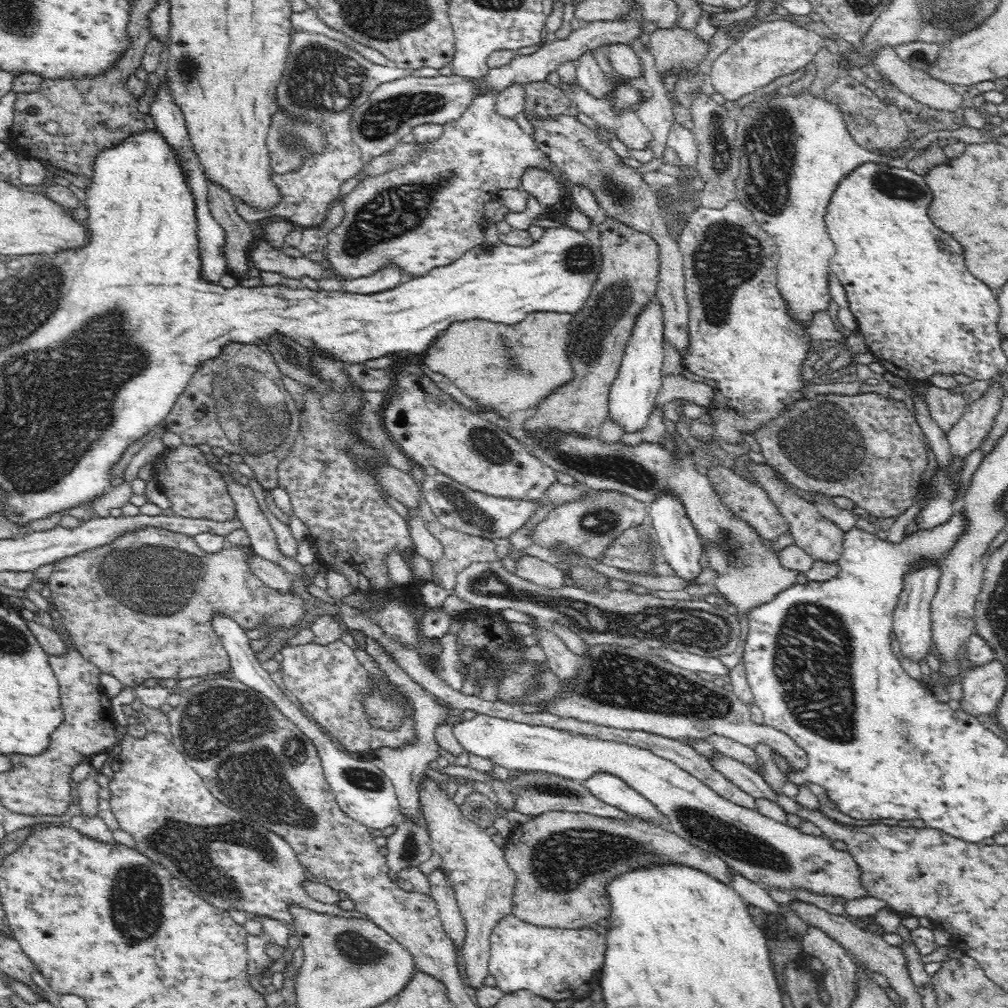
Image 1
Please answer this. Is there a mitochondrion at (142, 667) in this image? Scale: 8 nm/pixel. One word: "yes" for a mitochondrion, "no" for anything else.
no

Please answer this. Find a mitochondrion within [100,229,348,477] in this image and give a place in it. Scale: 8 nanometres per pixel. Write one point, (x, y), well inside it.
(243, 403)

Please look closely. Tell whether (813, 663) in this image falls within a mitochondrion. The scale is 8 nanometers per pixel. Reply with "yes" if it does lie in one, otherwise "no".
yes

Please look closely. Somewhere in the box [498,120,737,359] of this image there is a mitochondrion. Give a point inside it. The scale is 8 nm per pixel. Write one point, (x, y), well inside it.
(609, 183)

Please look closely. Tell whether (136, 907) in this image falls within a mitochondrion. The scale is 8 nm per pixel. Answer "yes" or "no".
yes

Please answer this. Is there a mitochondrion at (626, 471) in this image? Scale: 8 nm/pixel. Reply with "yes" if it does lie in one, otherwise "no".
yes

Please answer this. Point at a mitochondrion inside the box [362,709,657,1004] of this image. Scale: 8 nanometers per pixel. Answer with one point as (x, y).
(550, 790)

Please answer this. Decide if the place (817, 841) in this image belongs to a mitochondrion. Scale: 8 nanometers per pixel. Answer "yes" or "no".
no

